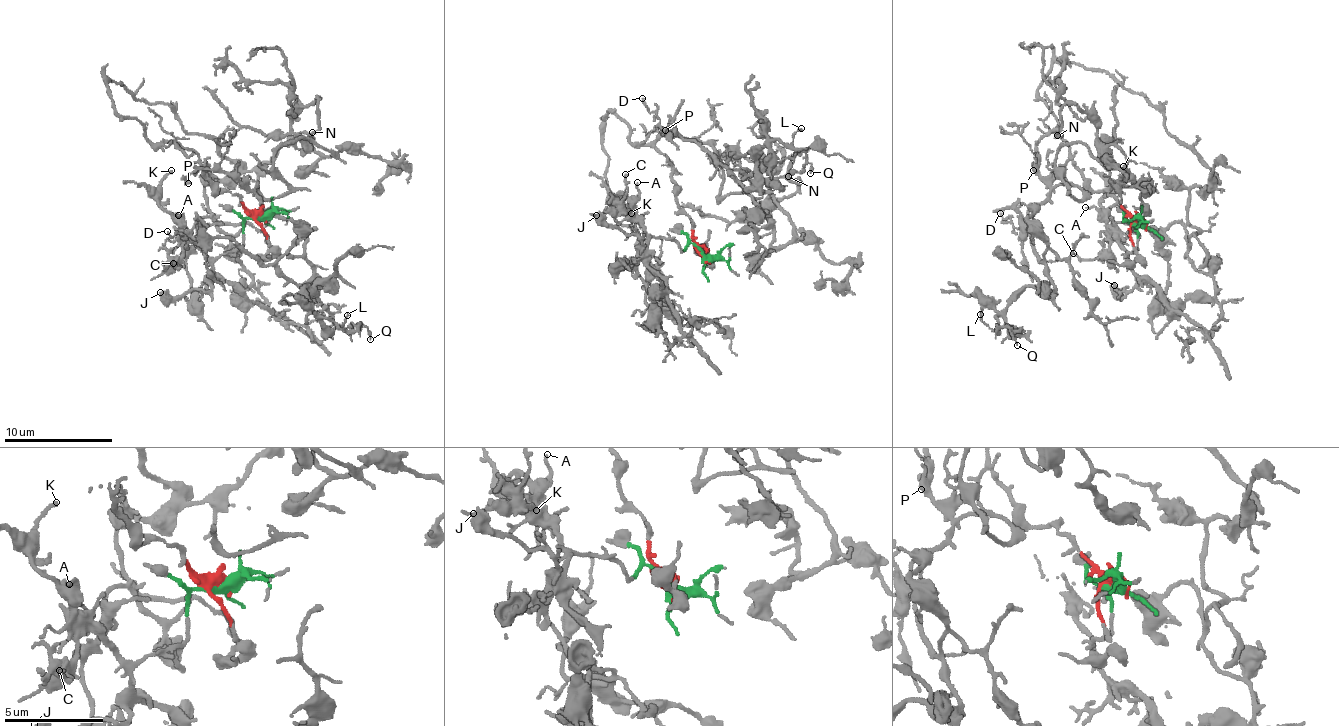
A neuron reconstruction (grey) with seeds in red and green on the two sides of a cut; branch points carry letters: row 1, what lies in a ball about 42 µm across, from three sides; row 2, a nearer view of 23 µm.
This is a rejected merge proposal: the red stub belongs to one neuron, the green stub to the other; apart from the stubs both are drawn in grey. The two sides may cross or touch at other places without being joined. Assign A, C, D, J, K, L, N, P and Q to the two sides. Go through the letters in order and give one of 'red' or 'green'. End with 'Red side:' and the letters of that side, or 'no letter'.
A: green
C: green
D: red
J: green
K: green
L: red
N: red
P: red
Q: red
Red side: D, L, N, P, Q

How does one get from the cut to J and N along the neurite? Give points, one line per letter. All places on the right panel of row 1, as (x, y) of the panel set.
J: (1139, 225), (1132, 223), (1137, 248), (1127, 261), (1136, 279), (1131, 290), (1120, 291), (1114, 284)
N: (1139, 225), (1055, 132), (1037, 168), (1074, 200), (1065, 144), (1125, 164), (1096, 121), (1075, 104), (1056, 136)

